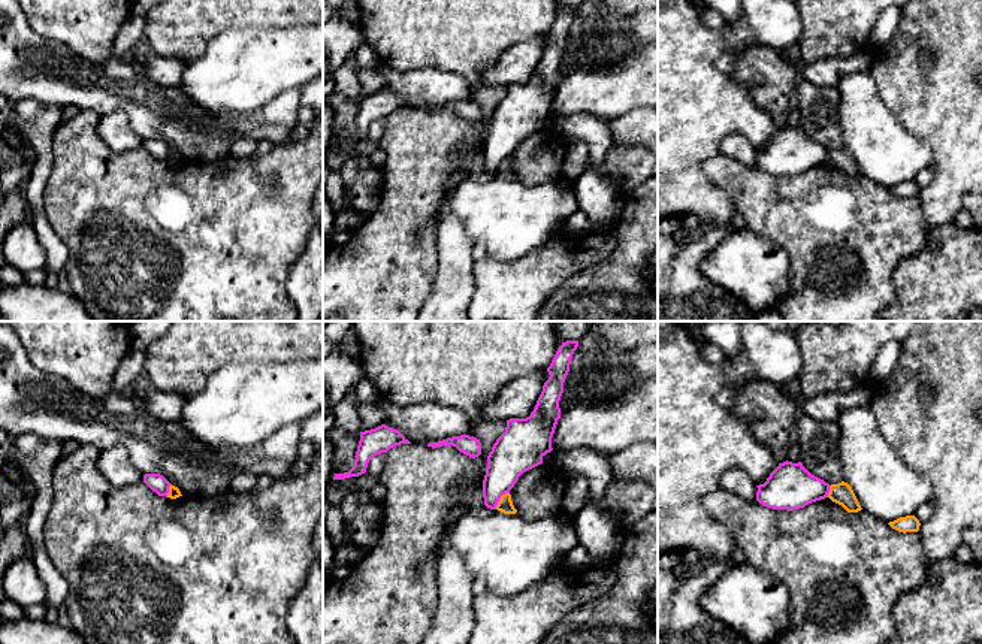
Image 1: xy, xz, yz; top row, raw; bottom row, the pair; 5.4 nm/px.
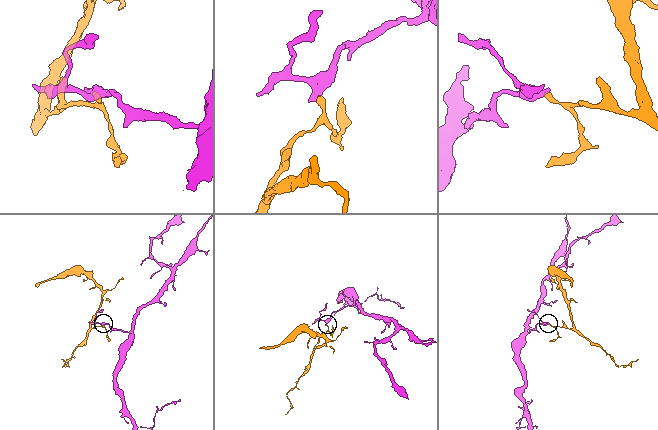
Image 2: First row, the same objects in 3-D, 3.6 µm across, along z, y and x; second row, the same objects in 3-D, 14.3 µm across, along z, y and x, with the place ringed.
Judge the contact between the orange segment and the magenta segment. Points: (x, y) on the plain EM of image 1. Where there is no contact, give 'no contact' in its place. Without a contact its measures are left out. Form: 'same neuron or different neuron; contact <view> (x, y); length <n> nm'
different neuron; contact xz (499, 165); length 120 nm

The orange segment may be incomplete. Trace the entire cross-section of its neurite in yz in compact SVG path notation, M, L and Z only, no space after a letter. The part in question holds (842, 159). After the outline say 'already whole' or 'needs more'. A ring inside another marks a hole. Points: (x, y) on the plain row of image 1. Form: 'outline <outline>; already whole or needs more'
outline M844 146L831 149L828 163L842 170L847 178L858 178L862 175L852 152Z; already whole

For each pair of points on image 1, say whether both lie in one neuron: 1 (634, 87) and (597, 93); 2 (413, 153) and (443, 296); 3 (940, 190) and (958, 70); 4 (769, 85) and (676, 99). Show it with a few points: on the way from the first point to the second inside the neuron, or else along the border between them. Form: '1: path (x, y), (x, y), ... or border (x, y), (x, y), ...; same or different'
1: path (625, 87), (606, 93); same
2: border (435, 235), (437, 274), (431, 292), (423, 302); different
3: path (958, 160), (958, 100); same
4: border (730, 73), (748, 90), (751, 99), (770, 115); different

